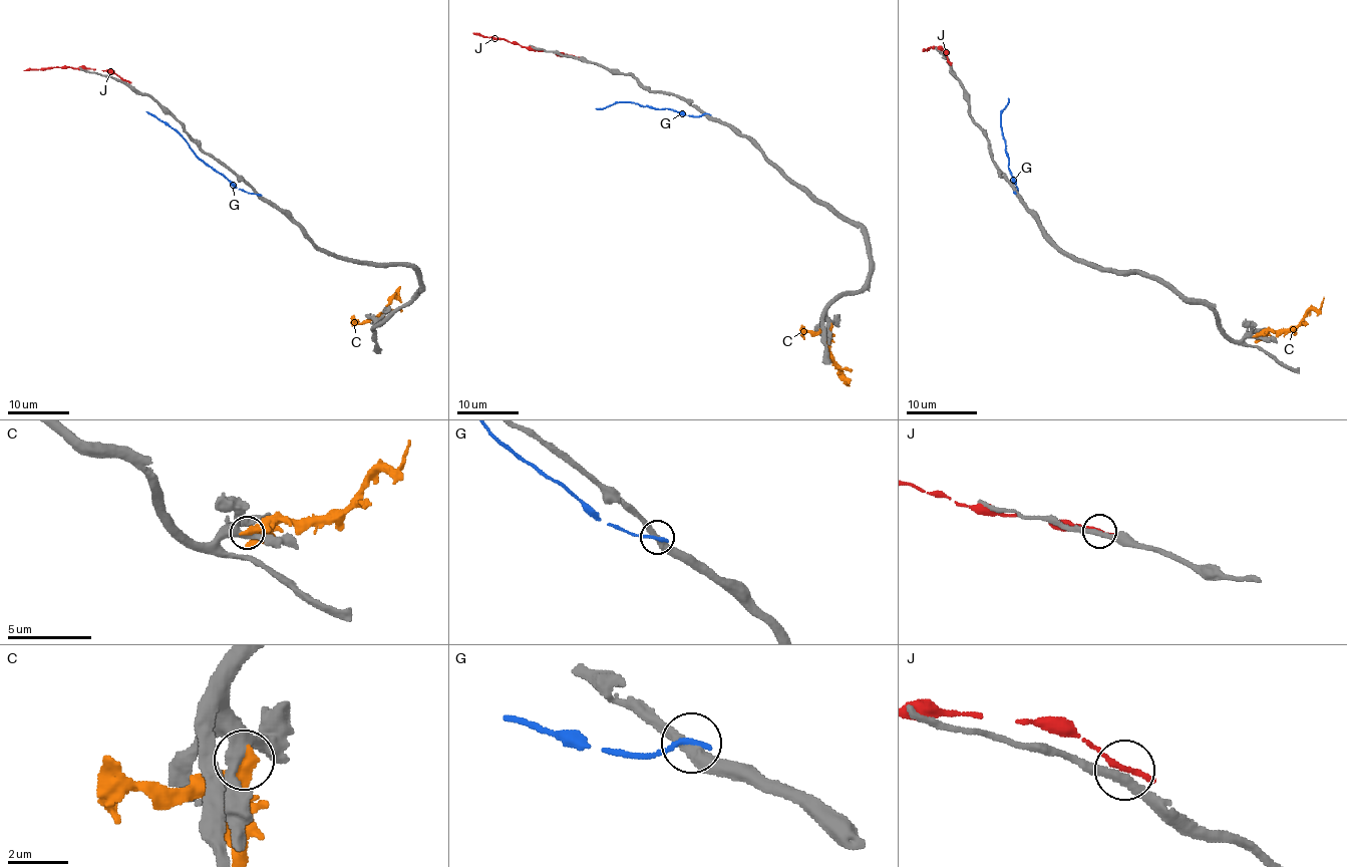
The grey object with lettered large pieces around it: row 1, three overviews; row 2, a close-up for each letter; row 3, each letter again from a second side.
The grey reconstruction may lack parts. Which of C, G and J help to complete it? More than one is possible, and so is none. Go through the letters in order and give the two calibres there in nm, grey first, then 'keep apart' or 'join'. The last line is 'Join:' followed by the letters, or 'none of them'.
C: calibres 320 and 550 nm; keep apart
G: calibres 360 and 240 nm; keep apart
J: calibres 300 and 220 nm; keep apart
Join: none of them

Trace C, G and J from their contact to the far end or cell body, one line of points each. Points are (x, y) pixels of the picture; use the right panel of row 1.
C: (1256, 335), (1263, 335), (1268, 330), (1293, 330), (1321, 305), (1323, 296)
G: (1014, 192), (1017, 191), (1008, 169), (1008, 154), (1001, 130), (1001, 112), (1008, 98)
J: (948, 63), (941, 49), (929, 47), (922, 50)

